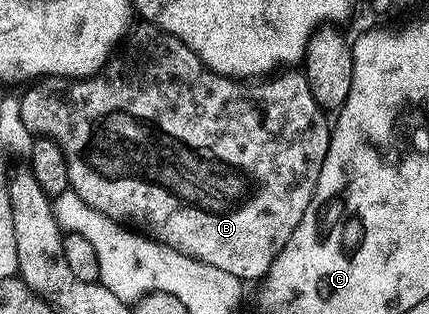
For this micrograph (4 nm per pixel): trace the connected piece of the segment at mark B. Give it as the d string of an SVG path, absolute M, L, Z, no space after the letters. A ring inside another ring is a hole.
M142 23L139 26L139 29L137 26L129 34L125 42L126 50L119 57L118 54L111 56L106 62L104 75L81 79L47 77L35 80L27 88L31 89L18 97L20 117L24 121L24 126L33 135L55 141L60 151L64 151L64 159L68 163L70 189L76 195L80 195L80 199L84 199L88 207L108 215L113 221L141 231L161 245L172 247L212 267L220 267L220 271L228 275L236 275L244 283L254 280L257 282L266 276L276 255L280 255L284 243L292 239L292 231L296 231L300 219L304 219L304 211L308 211L308 203L312 203L312 195L320 179L320 167L324 167L324 155L328 155L331 122L324 110L316 103L316 99L312 99L312 91L306 82L305 72L282 71L257 83L221 77L218 73L207 69L205 63L183 41L176 39L171 33L157 29L155 25L149 23Z

